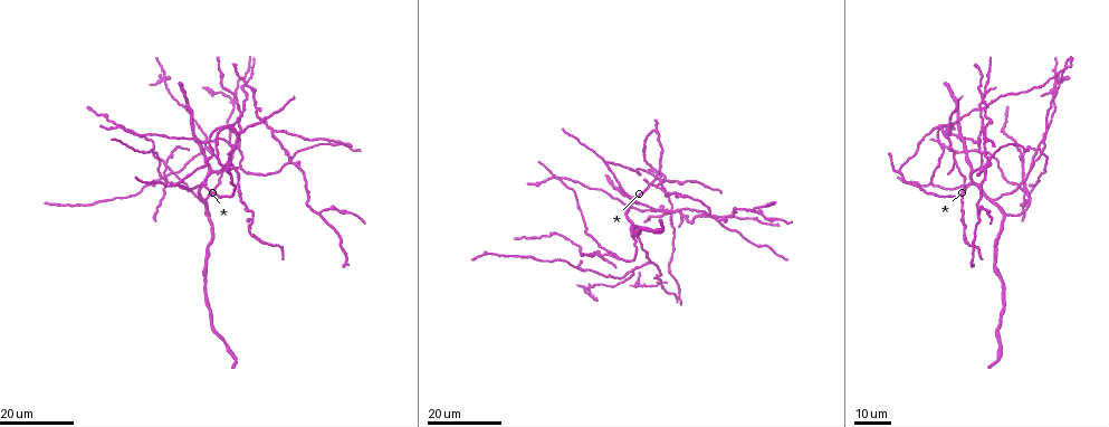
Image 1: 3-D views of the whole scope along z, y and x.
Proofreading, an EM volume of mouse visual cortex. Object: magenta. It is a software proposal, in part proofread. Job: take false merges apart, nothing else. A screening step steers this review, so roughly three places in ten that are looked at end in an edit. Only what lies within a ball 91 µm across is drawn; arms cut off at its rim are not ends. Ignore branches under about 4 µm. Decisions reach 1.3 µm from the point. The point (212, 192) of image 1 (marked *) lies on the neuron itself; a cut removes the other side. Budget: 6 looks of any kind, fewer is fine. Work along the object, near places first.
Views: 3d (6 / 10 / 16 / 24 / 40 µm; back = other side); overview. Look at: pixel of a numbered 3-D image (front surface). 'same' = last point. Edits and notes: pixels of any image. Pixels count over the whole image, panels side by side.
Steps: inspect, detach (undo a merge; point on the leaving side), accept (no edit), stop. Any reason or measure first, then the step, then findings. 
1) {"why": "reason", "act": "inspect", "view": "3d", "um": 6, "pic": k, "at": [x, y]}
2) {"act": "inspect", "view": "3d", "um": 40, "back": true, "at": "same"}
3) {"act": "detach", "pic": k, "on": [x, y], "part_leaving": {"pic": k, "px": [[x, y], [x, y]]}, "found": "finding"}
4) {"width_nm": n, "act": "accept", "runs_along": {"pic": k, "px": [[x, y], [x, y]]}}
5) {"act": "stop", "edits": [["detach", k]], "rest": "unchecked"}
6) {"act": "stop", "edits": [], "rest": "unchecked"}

{"why": "arms part here", "act": "inspect", "view": "3d", "um": 16, "pic": 1, "at": [956, 164]}

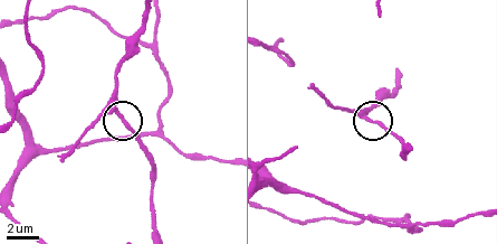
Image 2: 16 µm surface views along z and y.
{"why": "zoom in", "act": "inspect", "view": "3d", "um": 6, "pic": 2, "at": [366, 118]}

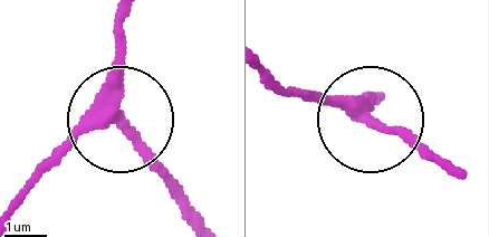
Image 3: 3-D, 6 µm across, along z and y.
{"act": "accept", "runs_along": {"pic": 3, "px": [[380, 97], [354, 119], [269, 79]]}, "found": "continuous, no second neuron"}

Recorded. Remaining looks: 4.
{"why": "a fork", "act": "inspect", "view": "3d", "um": 24, "pic": 1, "at": [230, 126]}

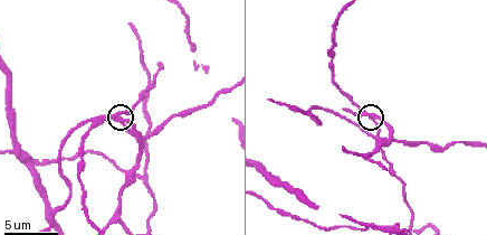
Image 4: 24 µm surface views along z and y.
{"act": "inspect", "view": "3d", "um": 10, "pic": 4, "at": [370, 114]}

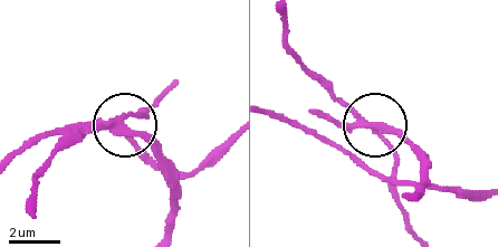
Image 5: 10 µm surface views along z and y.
{"act": "inspect", "view": "3d", "um": 10, "back": true, "pic": 5, "at": [372, 125]}

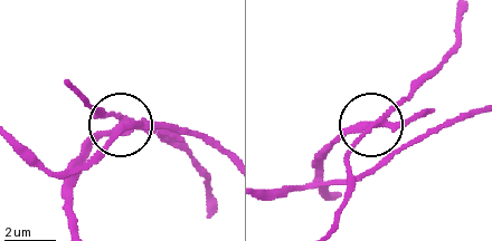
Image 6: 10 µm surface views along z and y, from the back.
{"act": "detach", "pic": 6, "on": [91, 134], "found": "two neurons meet here"}

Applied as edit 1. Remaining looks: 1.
{"act": "stop", "edits": [["detach", 6]], "rest": "unchecked"}

